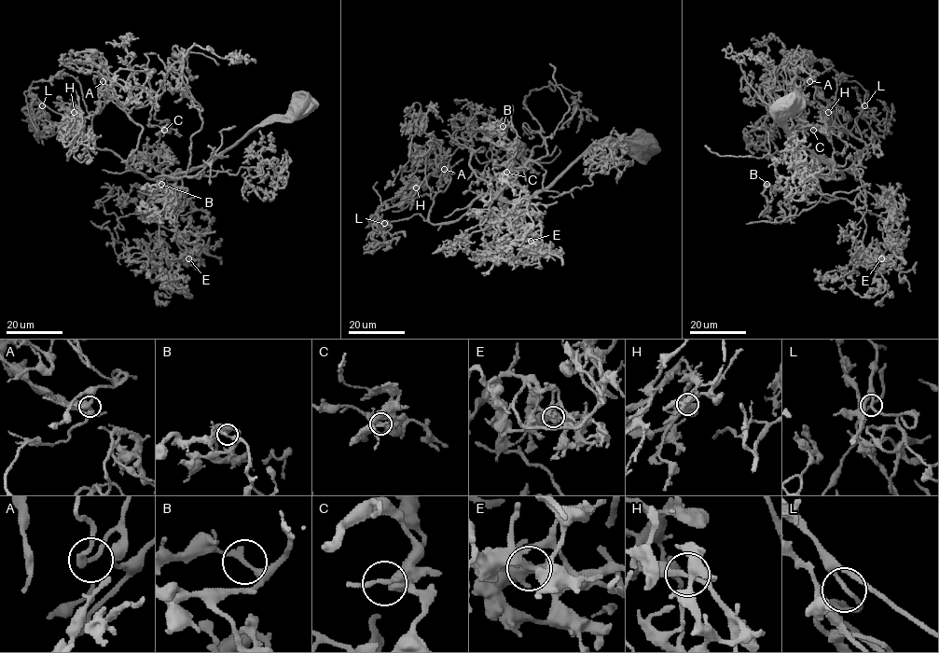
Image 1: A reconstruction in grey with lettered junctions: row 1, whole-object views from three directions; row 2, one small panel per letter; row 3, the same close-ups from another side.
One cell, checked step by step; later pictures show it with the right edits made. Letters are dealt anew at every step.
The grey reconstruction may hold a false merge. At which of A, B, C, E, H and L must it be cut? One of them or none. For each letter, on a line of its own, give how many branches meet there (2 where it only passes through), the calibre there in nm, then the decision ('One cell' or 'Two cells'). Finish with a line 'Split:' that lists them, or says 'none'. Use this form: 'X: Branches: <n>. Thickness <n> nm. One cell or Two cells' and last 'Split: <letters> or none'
A: Branches: 2. Thickness 240 nm. One cell
B: Branches: 2. Thickness 240 nm. One cell
C: Branches: 2. Thickness 170 nm. One cell
E: Branches: 2. Thickness 240 nm. One cell
H: Branches: 2. Thickness 200 nm. One cell
L: Branches: 2. Thickness 190 nm. One cell
Split: none

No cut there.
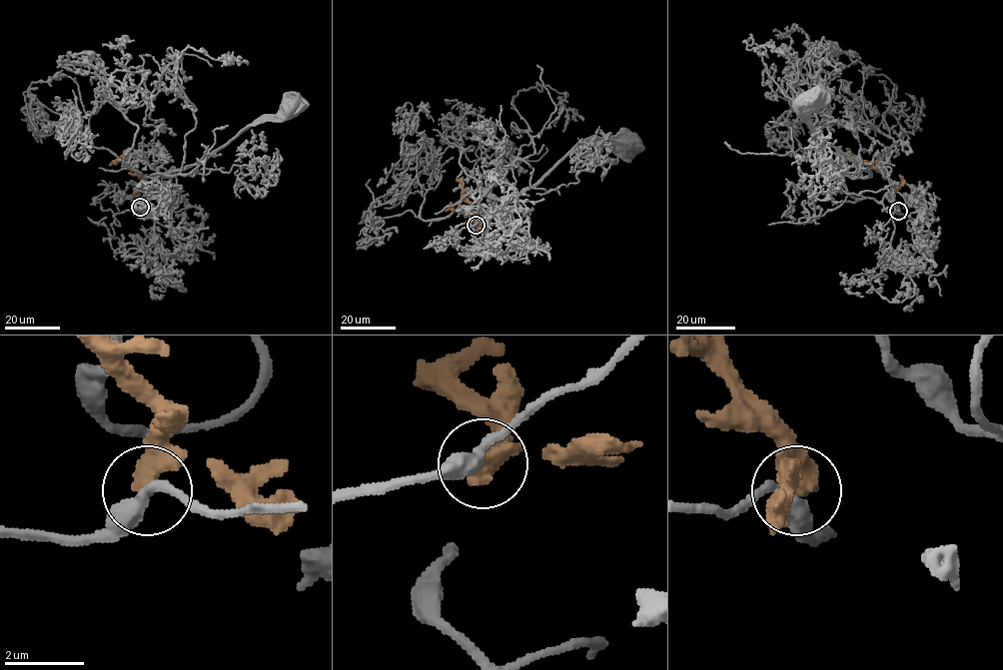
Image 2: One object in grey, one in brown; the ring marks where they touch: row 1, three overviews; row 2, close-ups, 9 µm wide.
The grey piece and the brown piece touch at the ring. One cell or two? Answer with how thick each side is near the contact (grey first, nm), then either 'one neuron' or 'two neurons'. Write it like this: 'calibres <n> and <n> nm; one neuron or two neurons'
calibres 360 and 550 nm; two neurons

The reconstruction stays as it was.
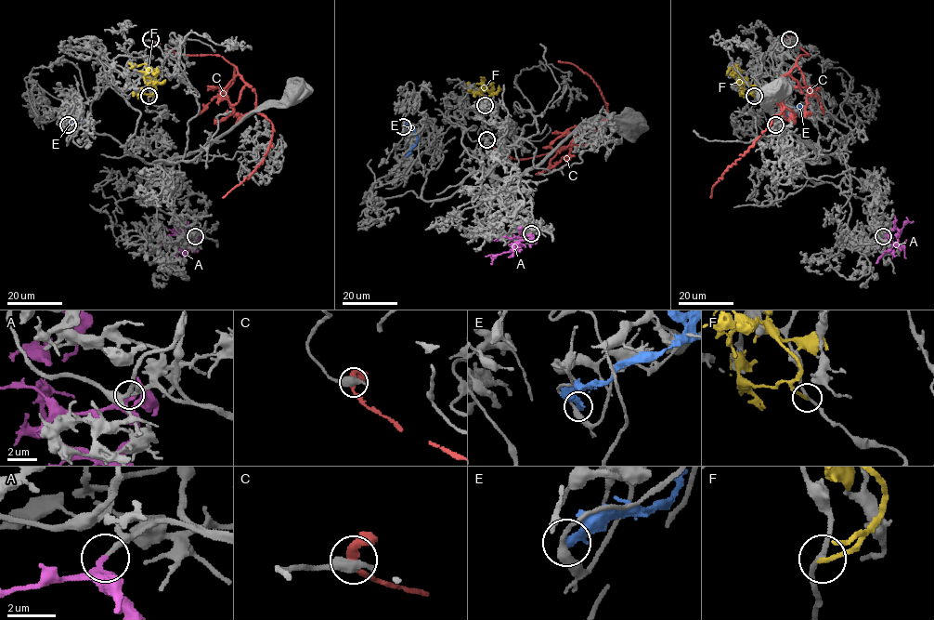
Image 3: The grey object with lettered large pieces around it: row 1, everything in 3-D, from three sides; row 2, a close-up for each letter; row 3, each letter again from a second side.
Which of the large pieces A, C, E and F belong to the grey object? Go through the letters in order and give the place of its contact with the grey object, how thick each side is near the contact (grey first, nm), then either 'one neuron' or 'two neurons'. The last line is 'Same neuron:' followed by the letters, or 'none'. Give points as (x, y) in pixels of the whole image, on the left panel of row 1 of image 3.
A: meets grey at (195, 236); 200 nm thick on the grey side, 280 nm on the other; one neuron
C: meets grey at (150, 39); 600 nm thick on the grey side, 280 nm on the other; two neurons
E: meets grey at (68, 125); 360 nm thick on the grey side, 400 nm on the other; two neurons
F: meets grey at (149, 96); 180 nm thick on the grey side, 200 nm on the other; two neurons
Same neuron: A

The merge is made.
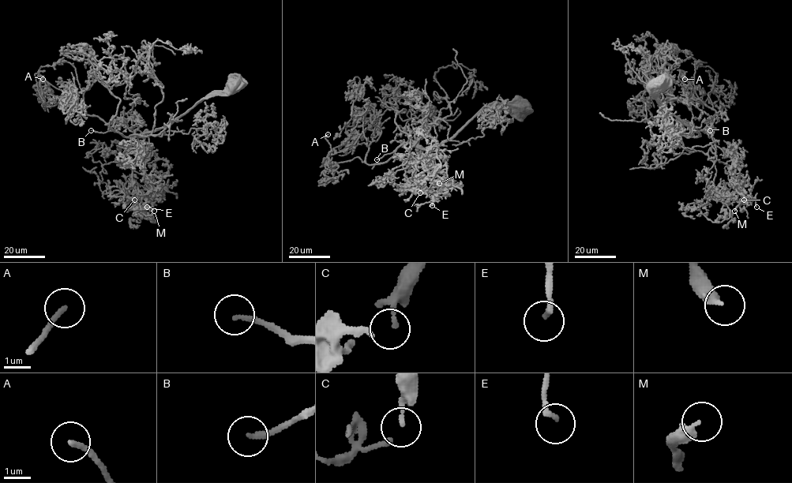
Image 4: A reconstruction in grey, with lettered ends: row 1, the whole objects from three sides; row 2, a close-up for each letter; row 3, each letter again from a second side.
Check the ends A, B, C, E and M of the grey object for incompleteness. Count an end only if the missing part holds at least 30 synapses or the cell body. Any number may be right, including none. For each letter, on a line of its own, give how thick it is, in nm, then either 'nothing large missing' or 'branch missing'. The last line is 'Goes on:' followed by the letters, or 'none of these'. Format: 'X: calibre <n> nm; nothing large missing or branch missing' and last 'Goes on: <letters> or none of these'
A: calibre 190 nm; branch missing
B: calibre 200 nm; branch missing
C: calibre 100 nm; nothing large missing
E: calibre 200 nm; nothing large missing
M: calibre 340 nm; nothing large missing
Goes on: A, B

